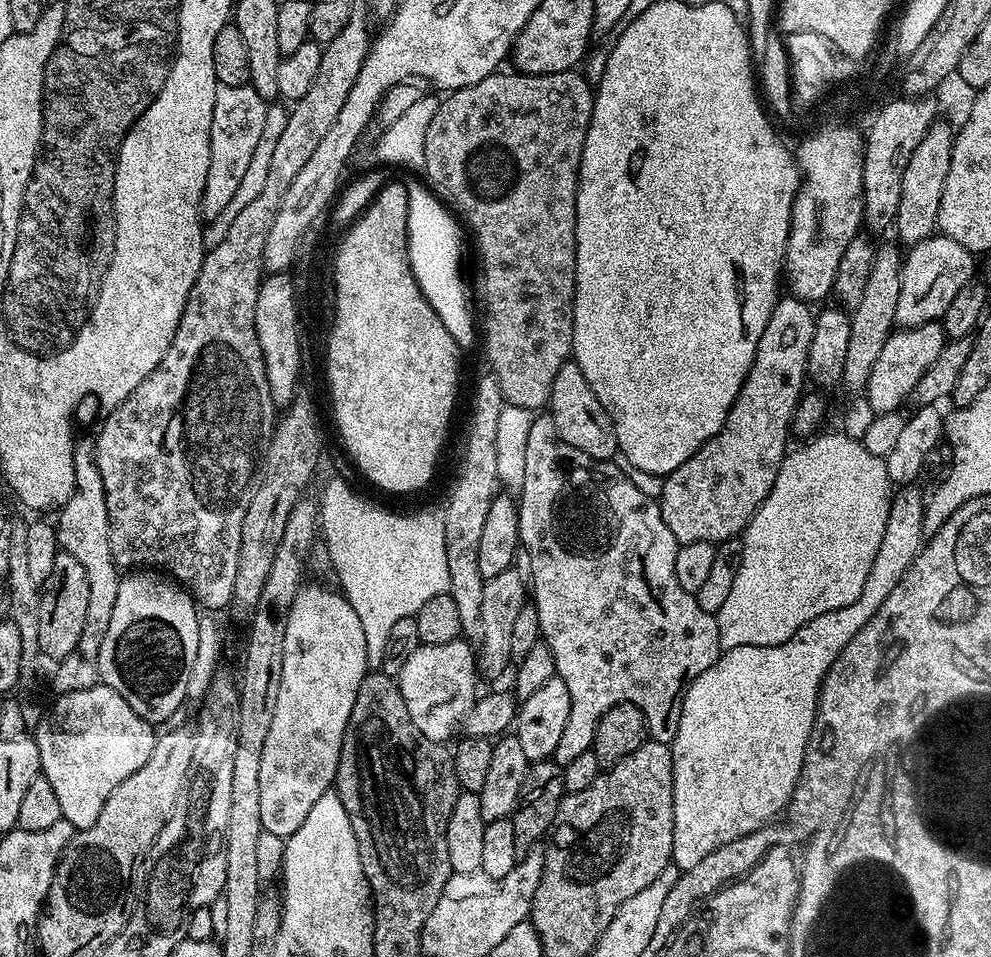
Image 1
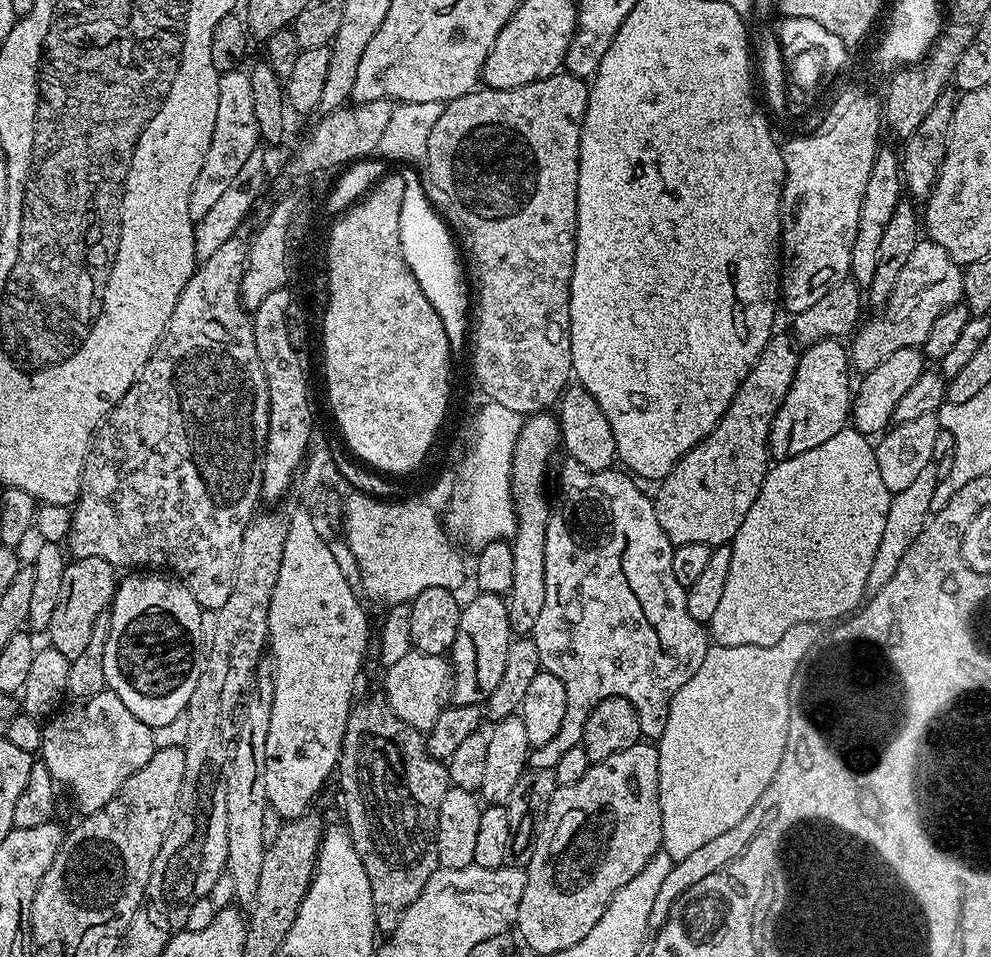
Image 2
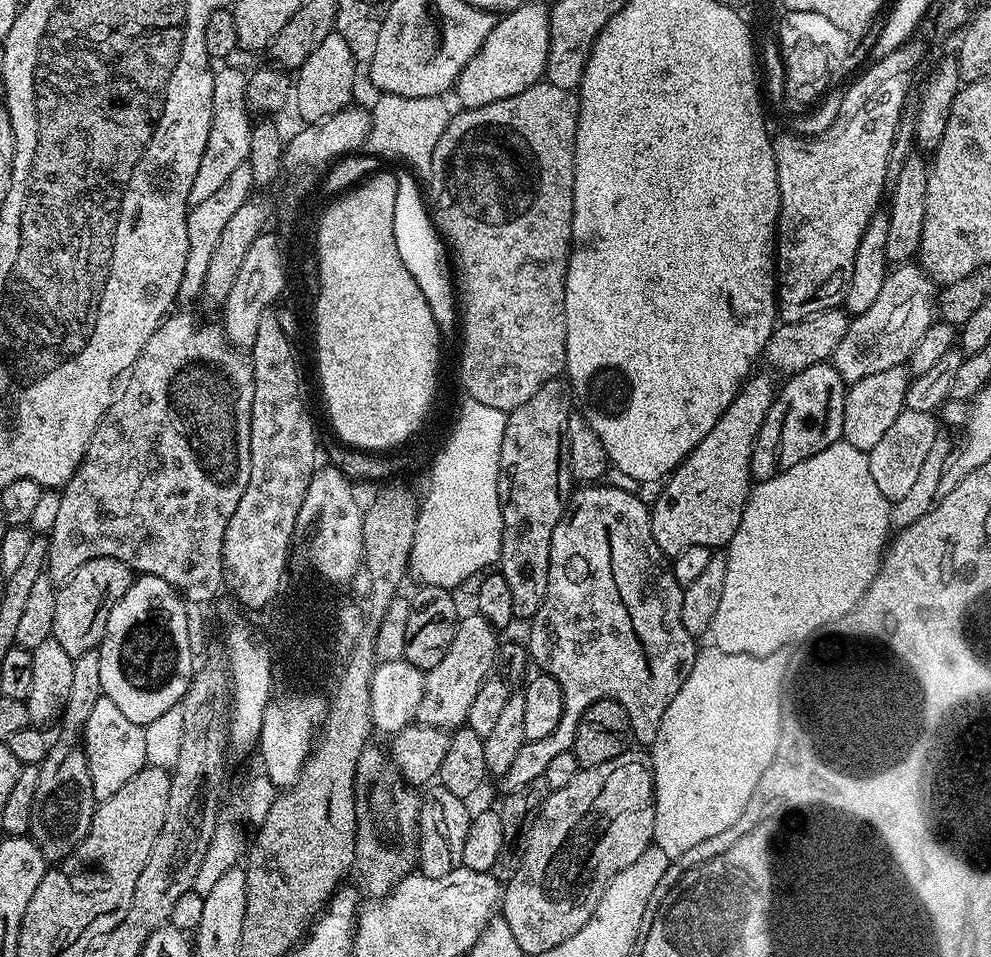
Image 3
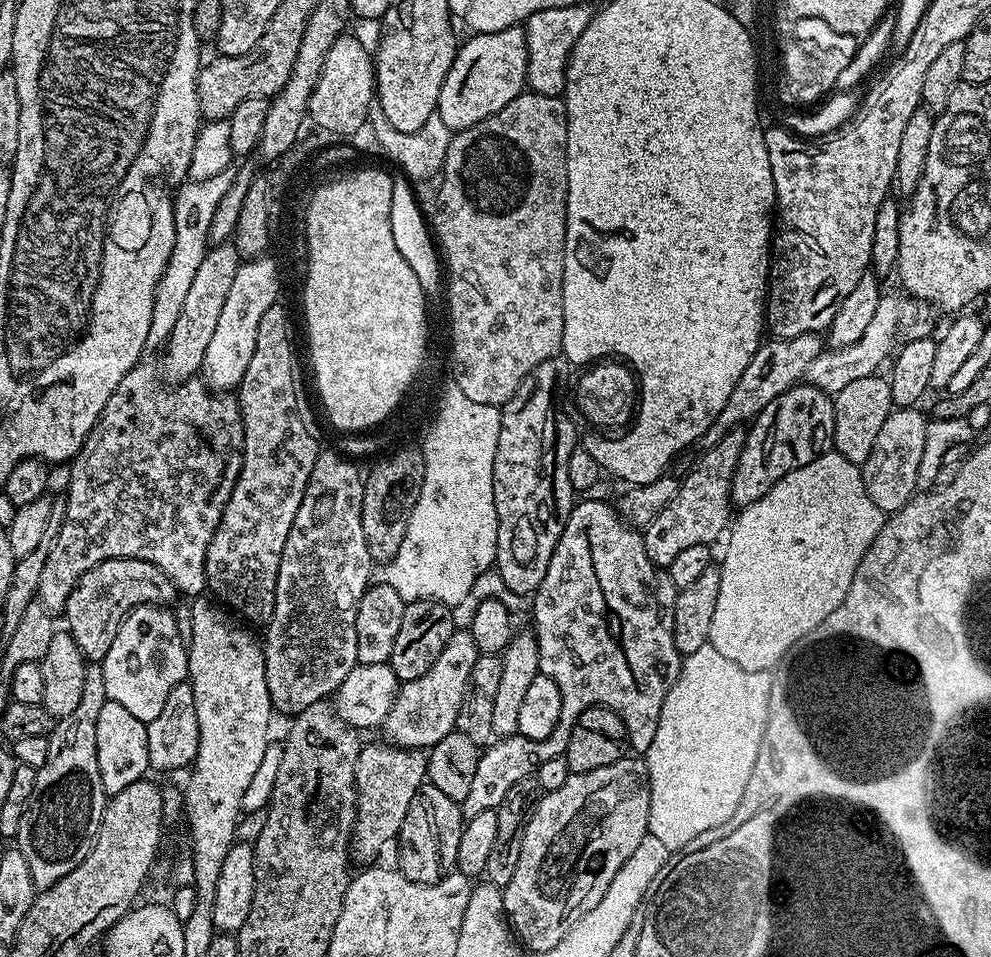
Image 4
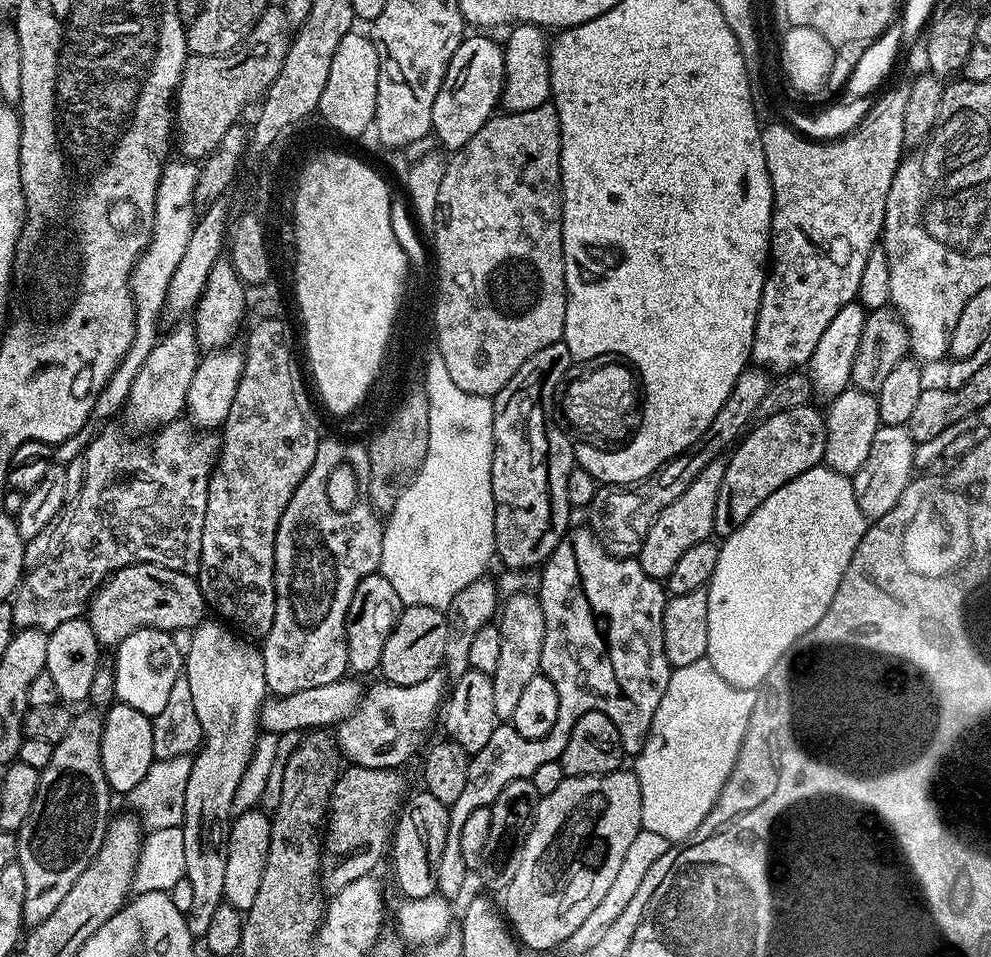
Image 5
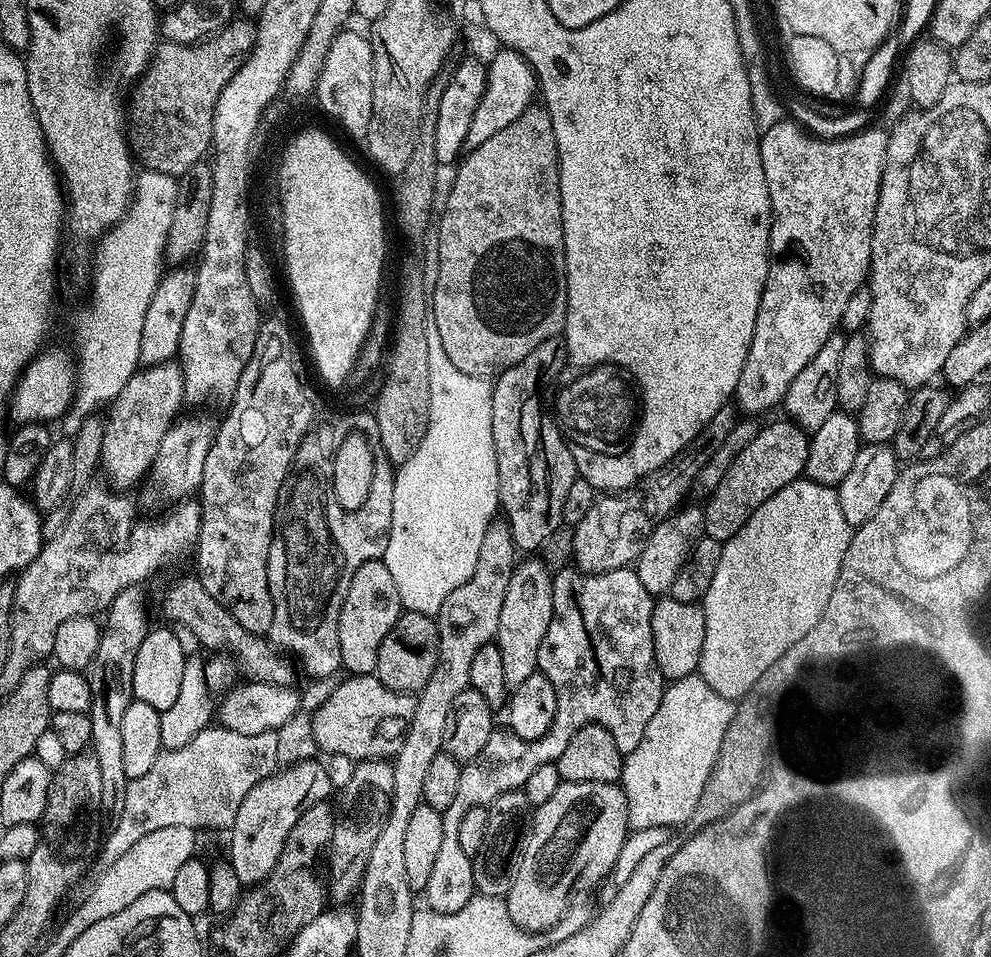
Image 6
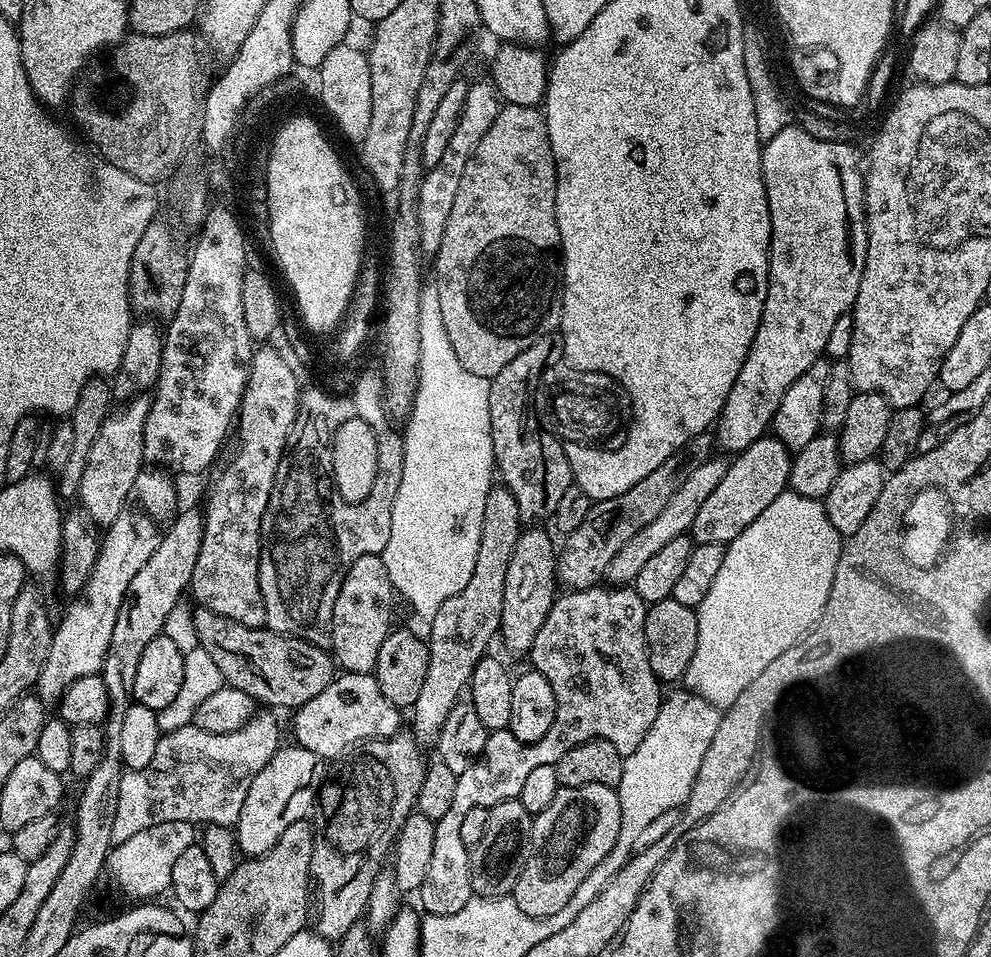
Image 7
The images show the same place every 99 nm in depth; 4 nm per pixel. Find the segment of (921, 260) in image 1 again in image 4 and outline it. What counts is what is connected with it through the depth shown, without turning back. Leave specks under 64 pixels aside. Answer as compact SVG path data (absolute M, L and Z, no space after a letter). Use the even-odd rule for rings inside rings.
M892 294L881 295L876 313L862 338L850 344L850 346L827 349L810 362L803 381L815 388L822 389L828 395L835 396L840 393L843 387L848 386L855 379L866 378L875 375L883 364L884 360L891 357L897 345L897 338L900 334L900 320L903 314L903 303Z

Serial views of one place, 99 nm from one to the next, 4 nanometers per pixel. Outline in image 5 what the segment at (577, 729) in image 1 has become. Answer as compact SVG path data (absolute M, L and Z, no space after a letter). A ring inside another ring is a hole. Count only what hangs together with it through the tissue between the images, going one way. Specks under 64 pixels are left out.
M581 526L572 528L561 535L556 549L542 565L544 573L540 576L540 605L546 618L546 638L542 638L542 662L540 671L550 682L556 684L558 690L558 718L554 726L550 726L550 734L542 738L527 740L512 728L511 723L497 723L494 734L486 741L486 746L478 750L469 759L466 786L458 802L448 809L448 833L446 846L442 849L442 859L438 862L436 875L436 891L445 898L453 898L464 888L470 876L470 870L462 858L459 846L459 835L466 818L479 807L491 806L515 780L526 780L532 777L545 762L559 760L562 750L566 750L566 742L570 738L570 730L574 730L574 722L587 712L606 714L618 726L618 734L622 738L622 746L629 757L636 757L646 746L646 738L650 734L650 726L654 722L654 710L658 710L658 702L662 702L662 694L666 694L666 686L672 677L673 667L666 658L666 650L662 646L662 618L666 603L666 588L661 581L650 578L646 570L642 570L639 559L612 556L598 542L591 528Z

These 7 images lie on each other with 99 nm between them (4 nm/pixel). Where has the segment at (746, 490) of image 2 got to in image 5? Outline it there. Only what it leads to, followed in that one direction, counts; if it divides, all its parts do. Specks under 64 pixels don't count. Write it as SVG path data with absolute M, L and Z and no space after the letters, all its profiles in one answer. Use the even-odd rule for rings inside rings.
M720 458L711 460L702 470L702 474L698 474L698 478L694 478L694 482L686 486L686 491L678 494L678 498L674 498L670 506L662 509L658 518L654 518L638 557L642 570L646 570L650 578L661 582L667 581L670 570L674 570L674 565L678 563L678 558L682 558L684 551L690 550L690 546L713 535L714 506L718 506L722 474L726 474L725 461Z

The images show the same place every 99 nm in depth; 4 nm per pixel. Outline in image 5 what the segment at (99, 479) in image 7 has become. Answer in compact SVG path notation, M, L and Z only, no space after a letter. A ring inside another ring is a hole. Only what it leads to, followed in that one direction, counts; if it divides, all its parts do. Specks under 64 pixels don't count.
M178 322L168 332L157 339L154 350L150 350L146 362L142 362L142 370L138 370L138 378L134 378L134 386L130 386L130 394L122 409L122 417L130 428L128 430L136 434L157 431L181 417L194 370L202 359L202 349L196 341L195 323Z

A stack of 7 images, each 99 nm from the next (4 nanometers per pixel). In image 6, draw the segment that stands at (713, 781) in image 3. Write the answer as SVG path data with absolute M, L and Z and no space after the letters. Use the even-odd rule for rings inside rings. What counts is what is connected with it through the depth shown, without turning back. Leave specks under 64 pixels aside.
M699 674L671 681L662 694L662 702L642 742L624 758L619 785L624 789L628 807L628 827L631 831L650 826L671 829L672 824L687 825L712 768L716 765L722 738L736 713L736 704L722 698Z

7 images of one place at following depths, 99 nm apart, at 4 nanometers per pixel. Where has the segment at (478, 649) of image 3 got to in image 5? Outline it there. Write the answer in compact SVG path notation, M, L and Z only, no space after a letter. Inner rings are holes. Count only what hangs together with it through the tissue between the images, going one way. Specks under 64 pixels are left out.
M437 670L434 674L430 674L430 678L418 682L414 686L398 686L397 684L379 682L380 684L374 685L369 692L367 689L361 695L359 704L339 724L335 725L334 735L341 753L347 759L349 756L349 761L352 764L361 764L367 768L399 769L400 764L406 763L416 751L419 753L425 747L424 739L427 738L432 723L435 720L437 723L442 712L442 705L446 699L444 680L446 681L445 673Z

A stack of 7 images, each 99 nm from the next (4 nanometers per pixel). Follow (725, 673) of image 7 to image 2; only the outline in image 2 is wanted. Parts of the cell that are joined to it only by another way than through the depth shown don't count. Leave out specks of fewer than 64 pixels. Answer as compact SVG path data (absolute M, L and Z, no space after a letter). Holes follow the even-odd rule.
M846 426L834 438L822 442L822 446L814 446L814 450L805 450L802 454L794 454L794 458L776 460L771 465L762 482L762 490L758 490L758 498L754 498L754 506L750 506L746 518L742 518L742 526L738 526L738 534L731 540L730 574L726 574L726 586L722 589L722 599L718 611L714 614L710 625L710 636L716 644L722 646L770 646L799 624L823 625L823 620L839 622L861 607L868 592L870 566L874 562L874 553L878 551L878 542L882 542L882 530L886 526L886 514L890 514L892 493L882 483L882 474L878 474L878 458L873 441L863 436L851 426Z

